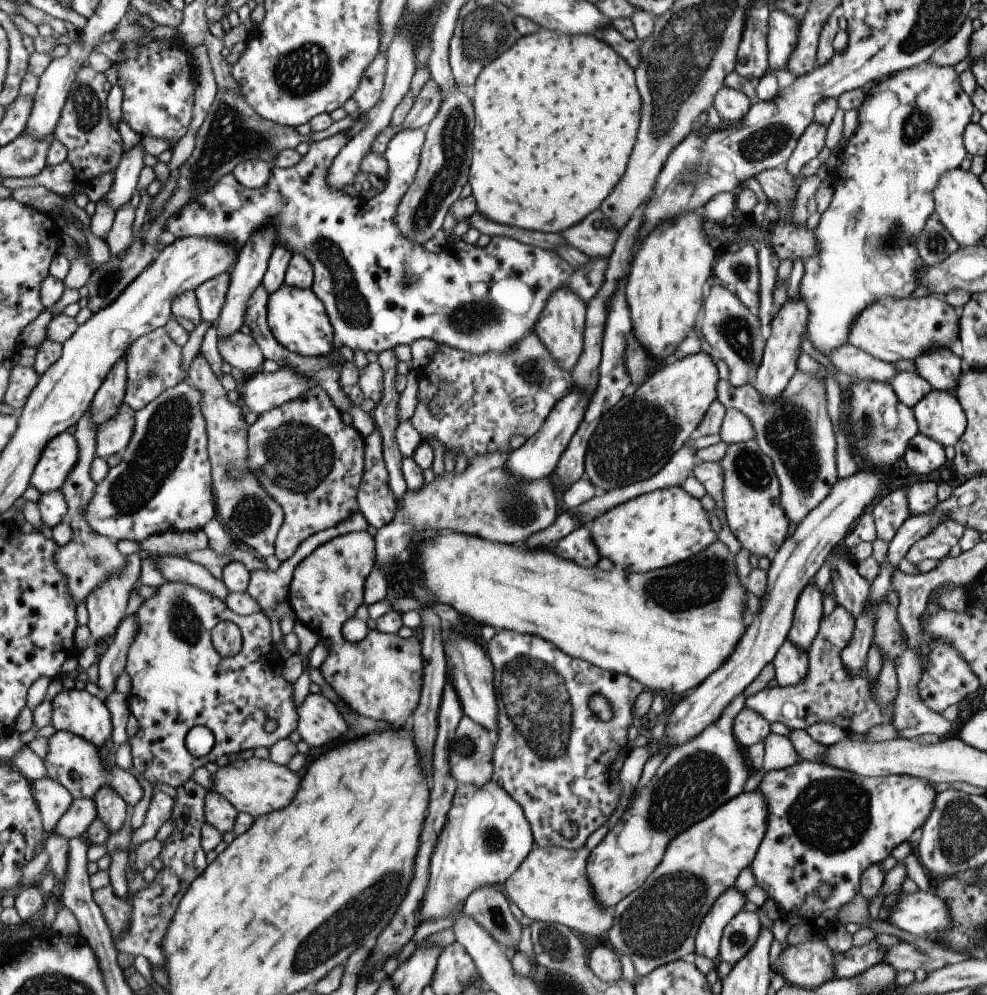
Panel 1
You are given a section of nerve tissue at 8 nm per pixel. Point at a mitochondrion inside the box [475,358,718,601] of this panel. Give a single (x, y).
(632, 449)

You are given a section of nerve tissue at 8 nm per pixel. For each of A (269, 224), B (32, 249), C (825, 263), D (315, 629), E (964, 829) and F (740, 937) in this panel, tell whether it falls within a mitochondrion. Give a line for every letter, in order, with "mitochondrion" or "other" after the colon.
A: other
B: other
C: other
D: other
E: mitochondrion
F: mitochondrion

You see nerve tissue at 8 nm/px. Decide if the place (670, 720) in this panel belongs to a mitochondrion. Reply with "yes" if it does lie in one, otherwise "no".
no

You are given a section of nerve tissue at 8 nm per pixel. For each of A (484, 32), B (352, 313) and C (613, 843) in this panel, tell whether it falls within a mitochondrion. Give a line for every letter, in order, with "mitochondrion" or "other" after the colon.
A: mitochondrion
B: mitochondrion
C: other

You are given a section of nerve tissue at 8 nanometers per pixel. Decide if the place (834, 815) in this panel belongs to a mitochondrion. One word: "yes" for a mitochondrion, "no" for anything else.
yes

